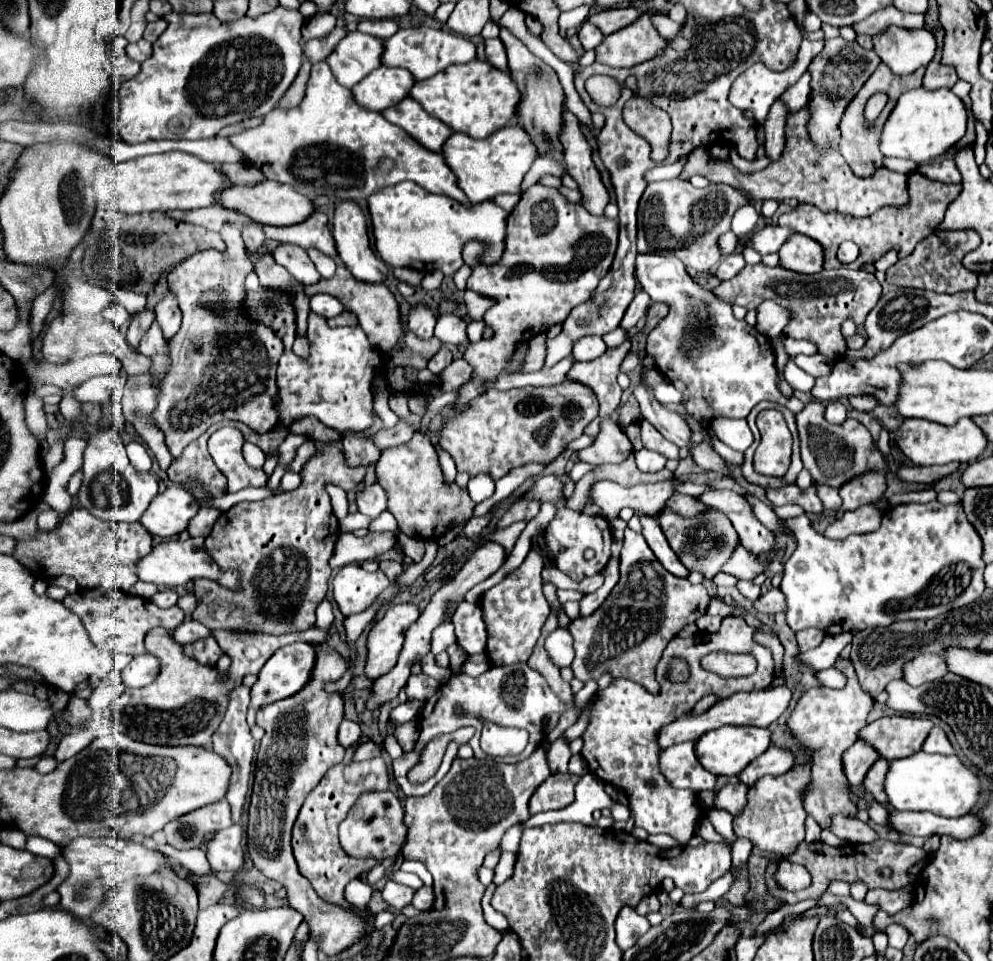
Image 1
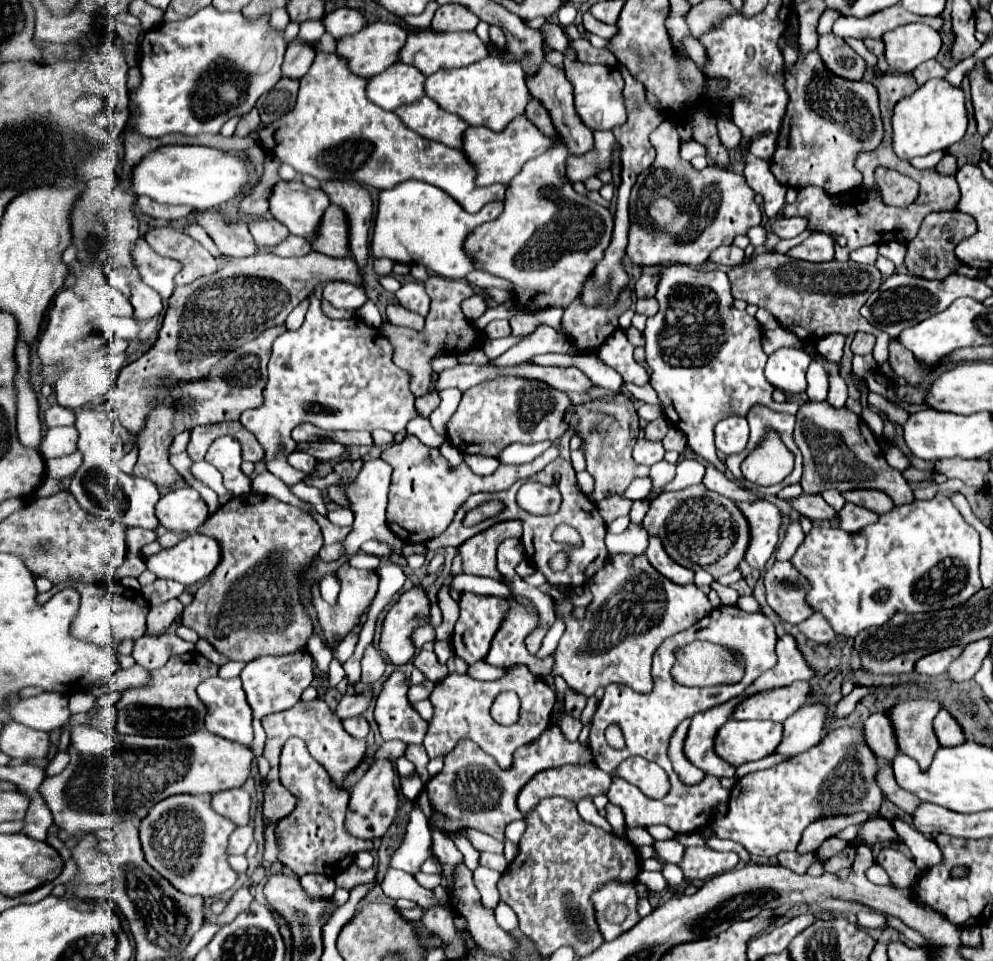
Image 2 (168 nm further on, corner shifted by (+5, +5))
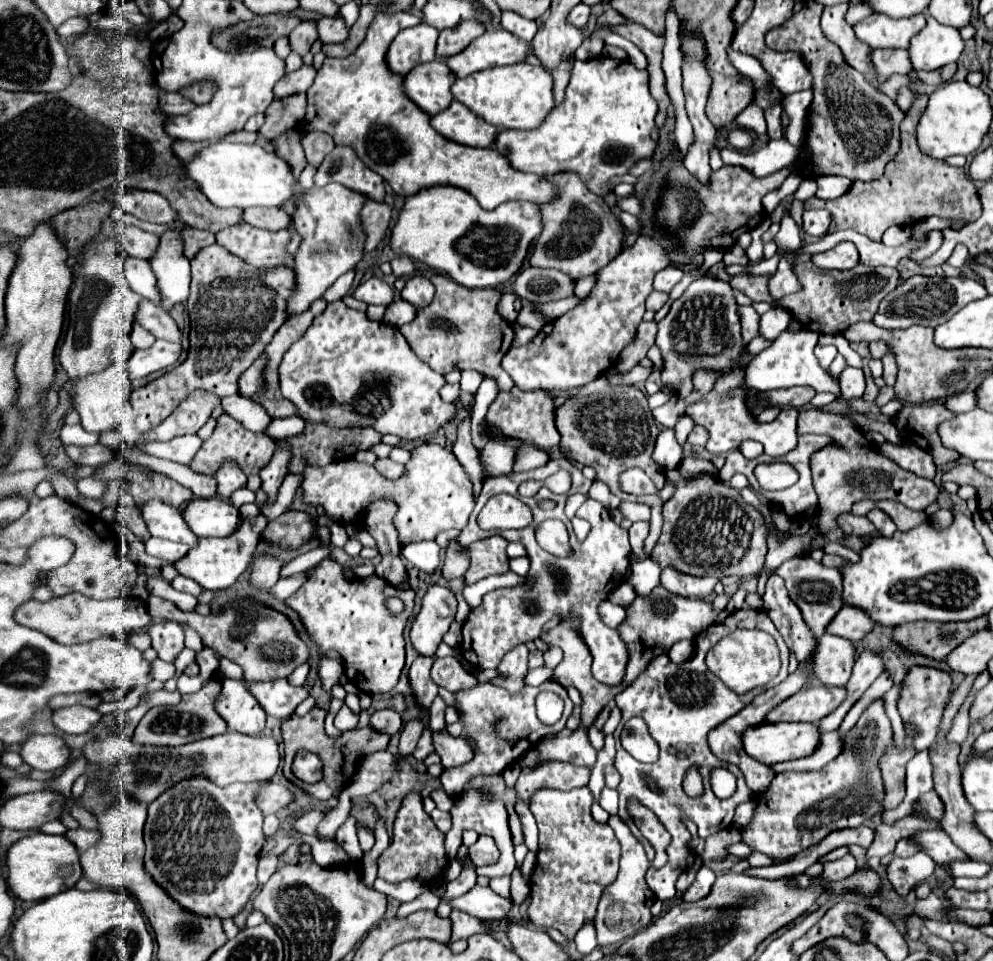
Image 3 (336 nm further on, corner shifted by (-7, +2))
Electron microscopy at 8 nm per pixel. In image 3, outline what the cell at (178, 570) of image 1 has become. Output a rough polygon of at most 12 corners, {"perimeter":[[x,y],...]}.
{"perimeter":[[266,517],[244,519],[232,537],[200,539],[174,563],[210,591],[246,571]]}

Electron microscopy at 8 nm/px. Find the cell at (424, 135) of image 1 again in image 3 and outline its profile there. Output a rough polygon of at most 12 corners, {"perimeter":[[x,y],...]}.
{"perimeter":[[460,101],[430,117],[446,139],[492,147],[496,127]]}

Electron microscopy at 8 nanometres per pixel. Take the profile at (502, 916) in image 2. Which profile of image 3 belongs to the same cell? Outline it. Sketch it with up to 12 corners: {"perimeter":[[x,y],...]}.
{"perimeter":[[510,877],[492,879],[490,887],[500,897],[510,897]]}

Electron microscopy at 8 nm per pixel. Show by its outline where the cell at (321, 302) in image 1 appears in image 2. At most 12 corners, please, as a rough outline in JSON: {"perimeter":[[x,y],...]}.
{"perimeter":[[330,282],[324,298],[336,308],[356,310],[368,296],[350,282]]}

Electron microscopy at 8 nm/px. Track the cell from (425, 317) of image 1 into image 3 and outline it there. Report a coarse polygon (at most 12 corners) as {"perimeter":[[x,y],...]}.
{"perimeter":[[414,275],[402,289],[402,299],[414,307],[432,303],[434,285]]}

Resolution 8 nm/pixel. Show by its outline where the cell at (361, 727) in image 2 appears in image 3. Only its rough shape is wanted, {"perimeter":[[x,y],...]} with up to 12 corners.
{"perimeter":[[392,709],[376,711],[370,727],[378,733],[394,735],[402,719]]}

